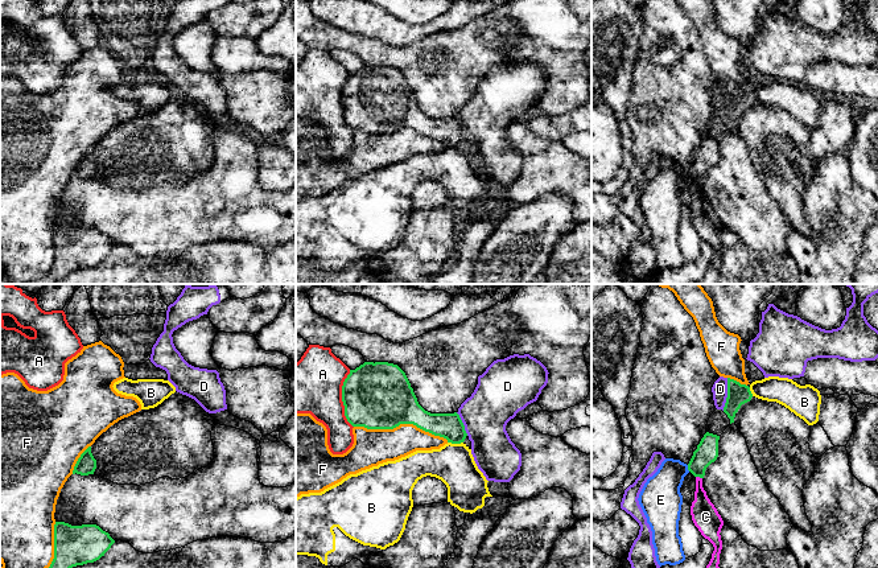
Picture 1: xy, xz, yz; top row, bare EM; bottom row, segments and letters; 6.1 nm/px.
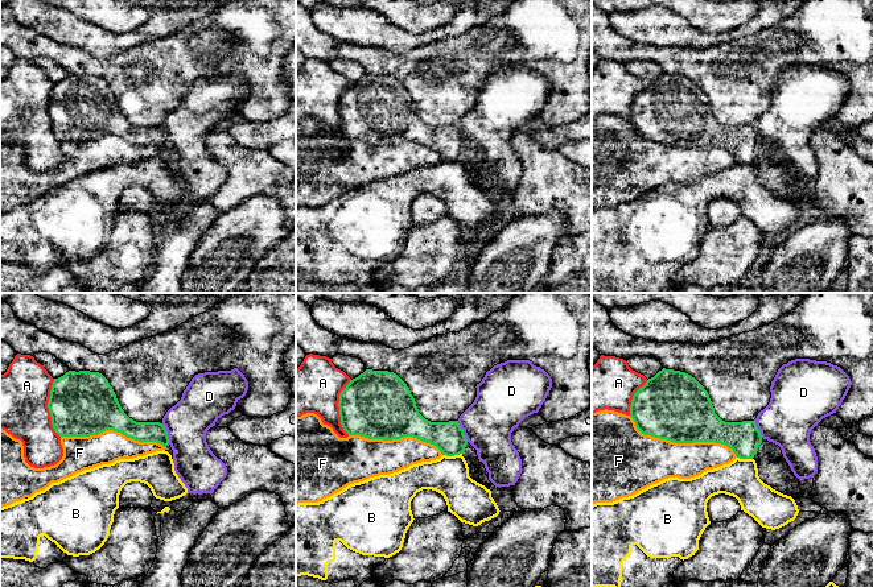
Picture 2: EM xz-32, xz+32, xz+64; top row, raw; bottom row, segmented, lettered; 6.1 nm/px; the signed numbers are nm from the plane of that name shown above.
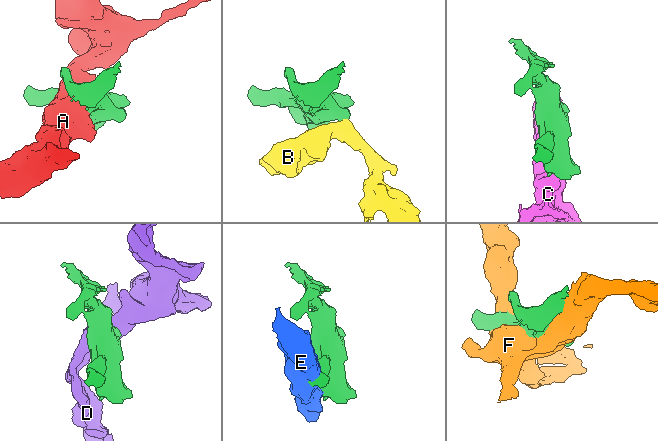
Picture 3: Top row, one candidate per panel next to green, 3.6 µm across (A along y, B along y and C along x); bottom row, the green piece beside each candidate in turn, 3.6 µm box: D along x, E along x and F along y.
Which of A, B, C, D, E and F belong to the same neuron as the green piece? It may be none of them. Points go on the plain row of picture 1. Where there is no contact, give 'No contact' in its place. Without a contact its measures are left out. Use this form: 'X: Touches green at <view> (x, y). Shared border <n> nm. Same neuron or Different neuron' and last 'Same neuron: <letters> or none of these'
A: Touches green at xz (342, 103). Shared border 360 nm. Different neuron
B: Touches green at xz (456, 147). Shared border 100 nm. Different neuron
C: Touches green at yz (699, 180). Shared border 40 nm. Different neuron
D: Touches green at yz (728, 98). Shared border 200 nm. Different neuron
E: Touches green at yz (688, 172). Shared border 40 nm. Different neuron
F: Touches green at xz (402, 127). Shared border 600 nm. Different neuron
Same neuron: none of these

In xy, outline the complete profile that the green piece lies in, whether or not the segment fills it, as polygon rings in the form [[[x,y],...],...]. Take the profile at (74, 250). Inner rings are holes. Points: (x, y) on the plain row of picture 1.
[[[54,229],[54,263],[49,272],[29,284],[54,284],[70,272],[94,267],[111,252],[115,244],[96,229]]]

